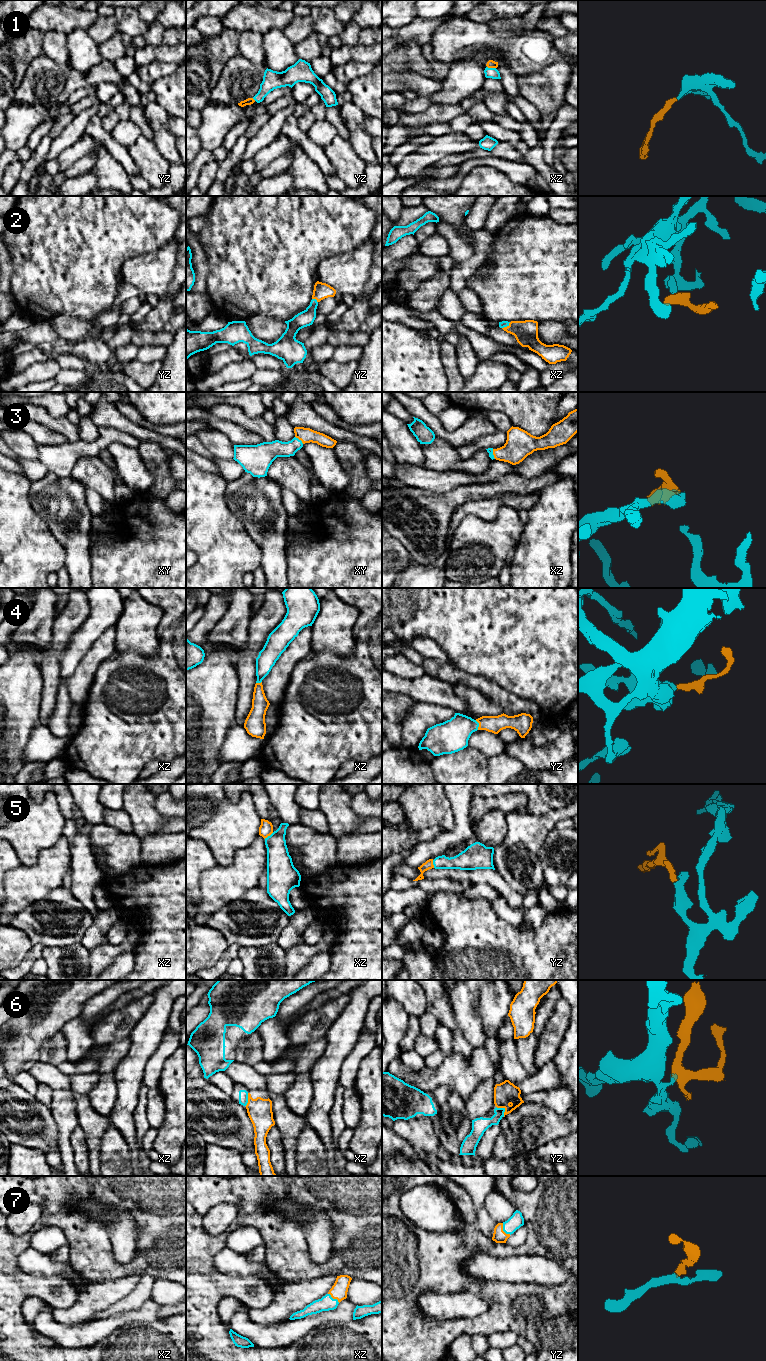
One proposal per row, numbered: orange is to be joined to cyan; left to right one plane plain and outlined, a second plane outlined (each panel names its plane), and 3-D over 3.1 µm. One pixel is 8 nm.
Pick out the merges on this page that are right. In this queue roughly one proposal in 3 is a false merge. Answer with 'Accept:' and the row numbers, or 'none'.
Accept: 1, 2, 3, 4, 5, 7

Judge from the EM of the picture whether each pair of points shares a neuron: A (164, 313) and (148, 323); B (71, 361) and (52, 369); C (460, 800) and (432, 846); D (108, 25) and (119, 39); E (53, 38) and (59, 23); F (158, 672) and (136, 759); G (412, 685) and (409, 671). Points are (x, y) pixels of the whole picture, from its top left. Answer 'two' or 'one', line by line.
A: one
B: two
C: one
D: two
E: two
F: one
G: two

